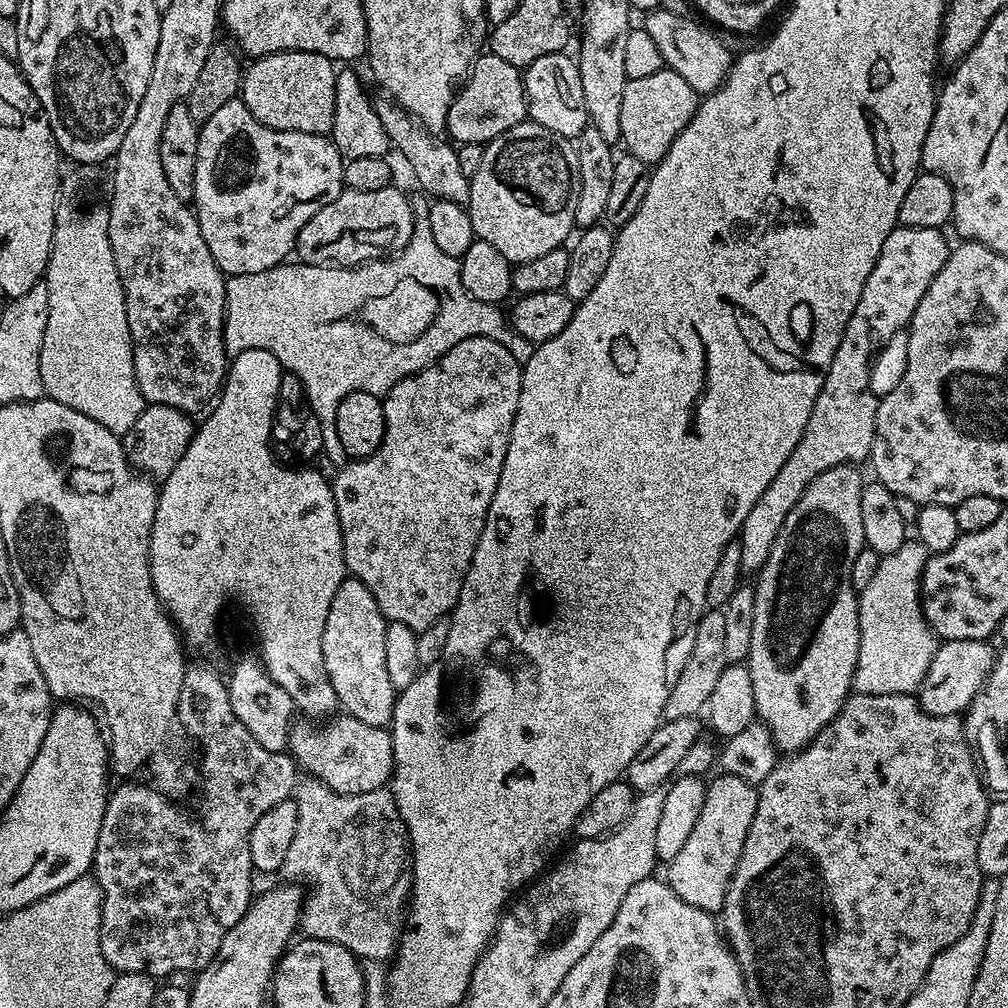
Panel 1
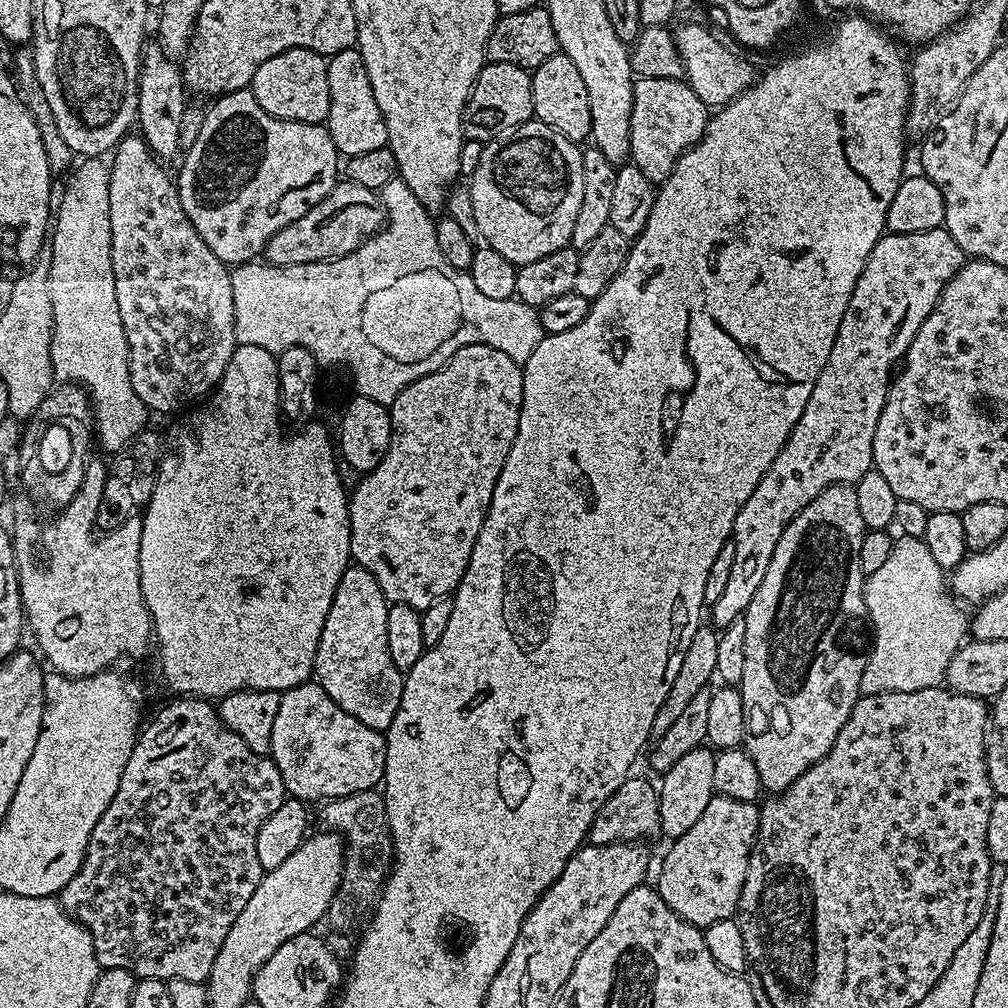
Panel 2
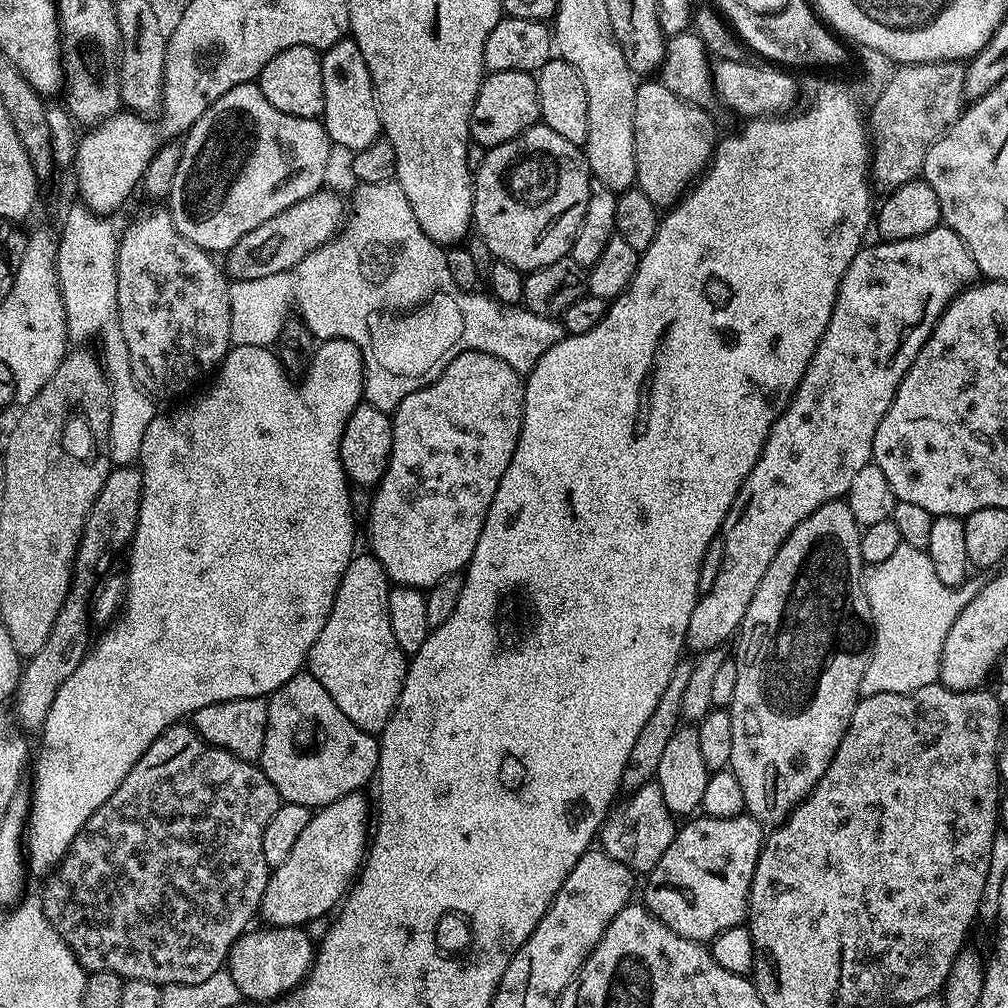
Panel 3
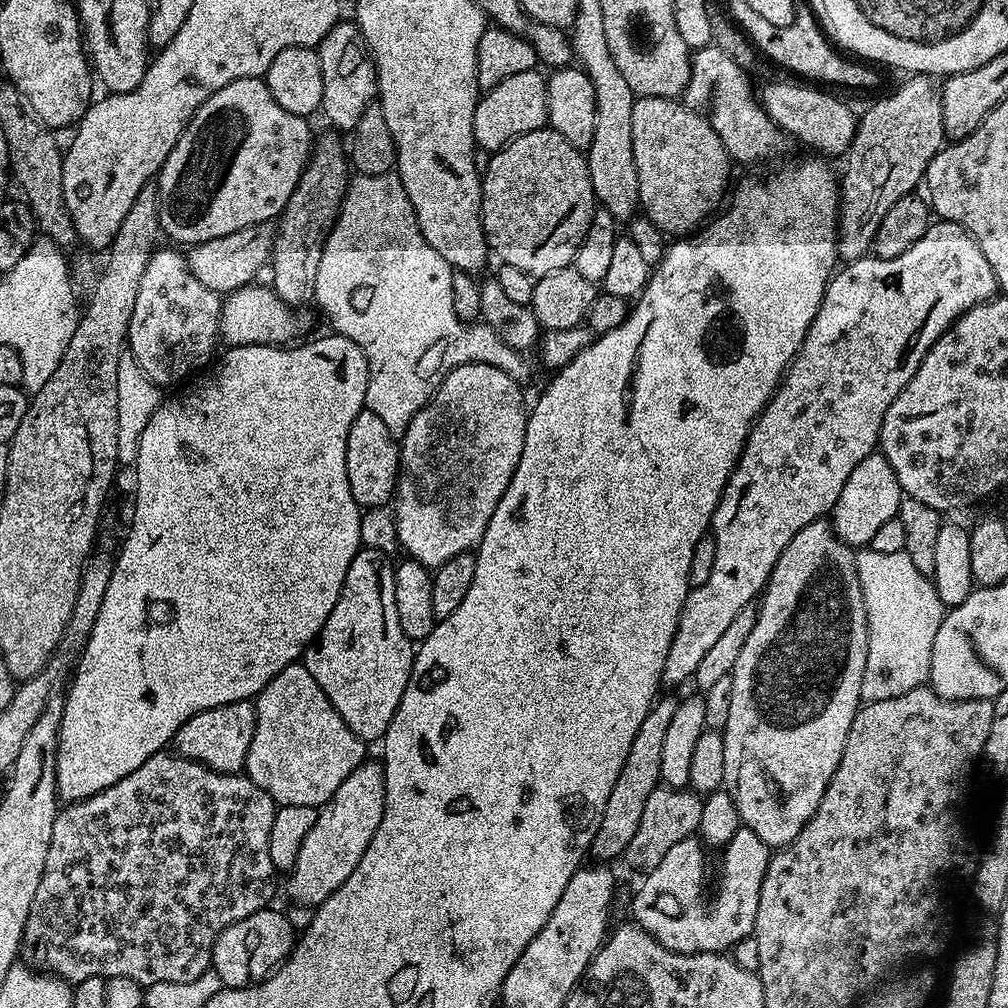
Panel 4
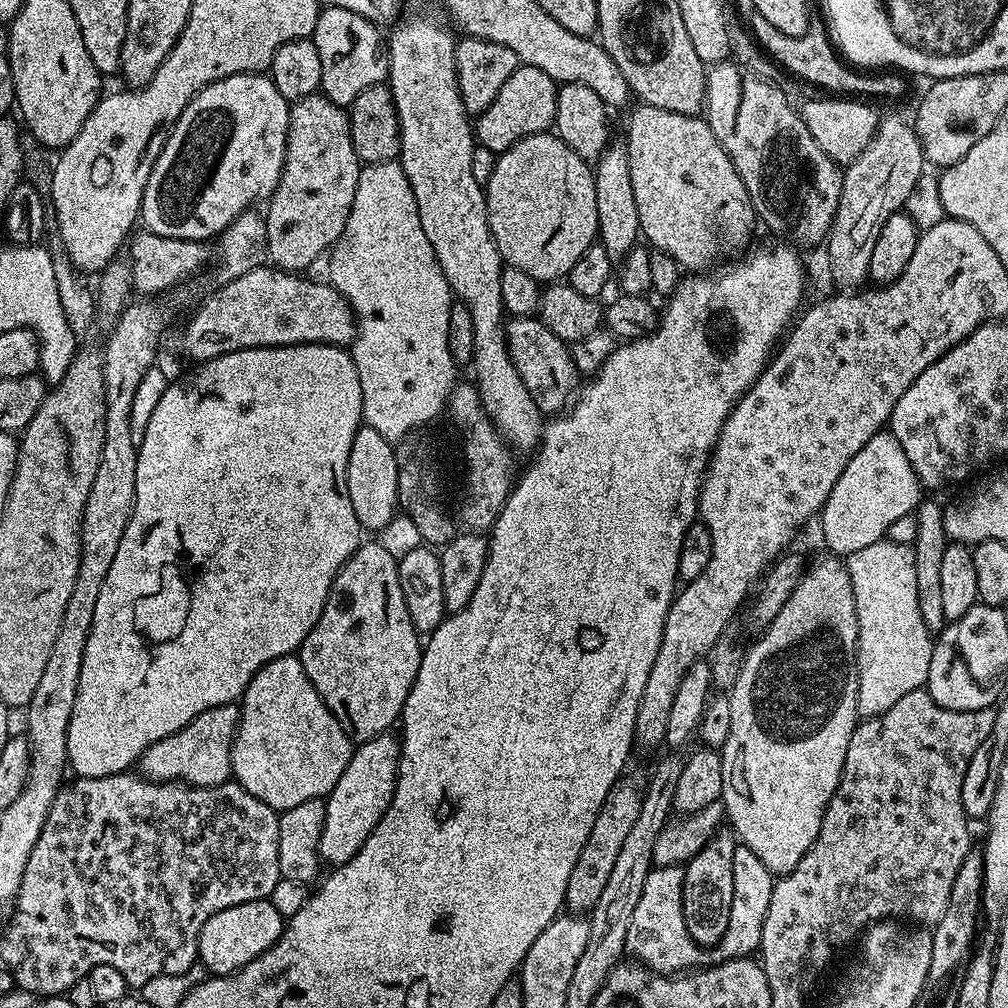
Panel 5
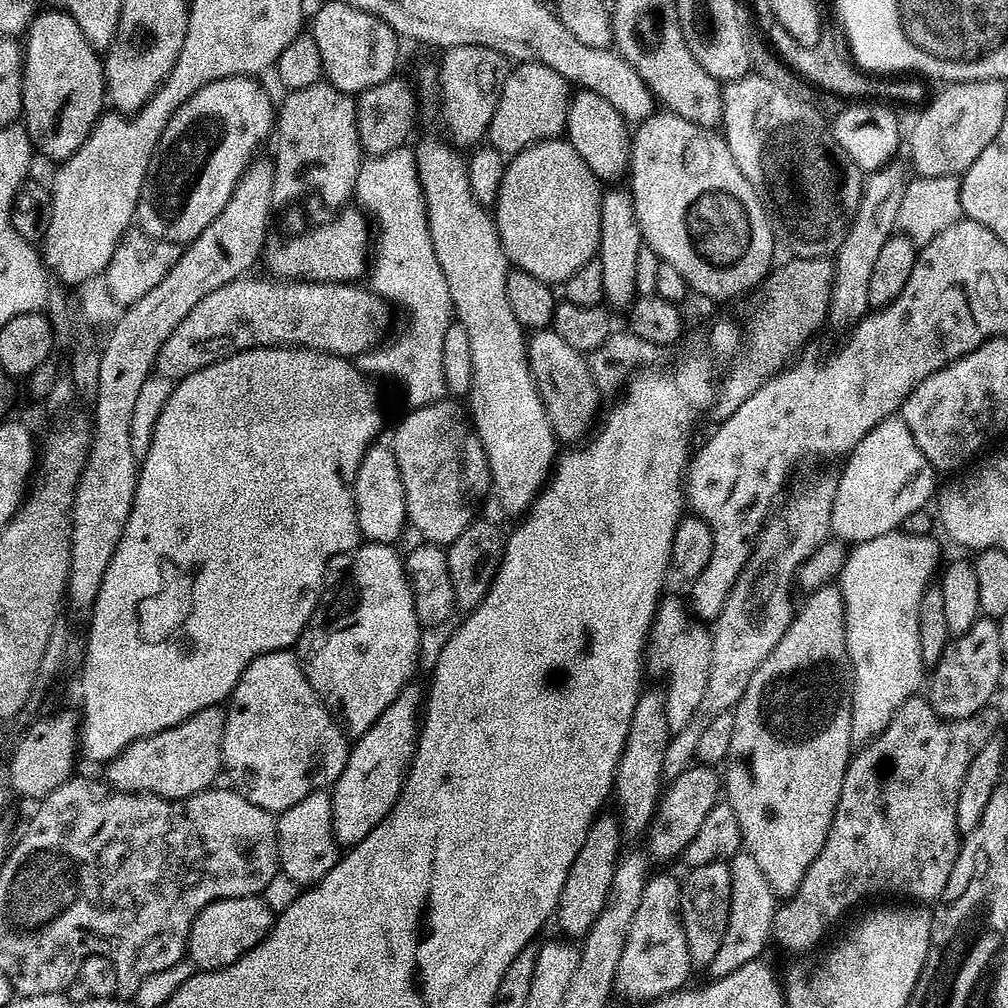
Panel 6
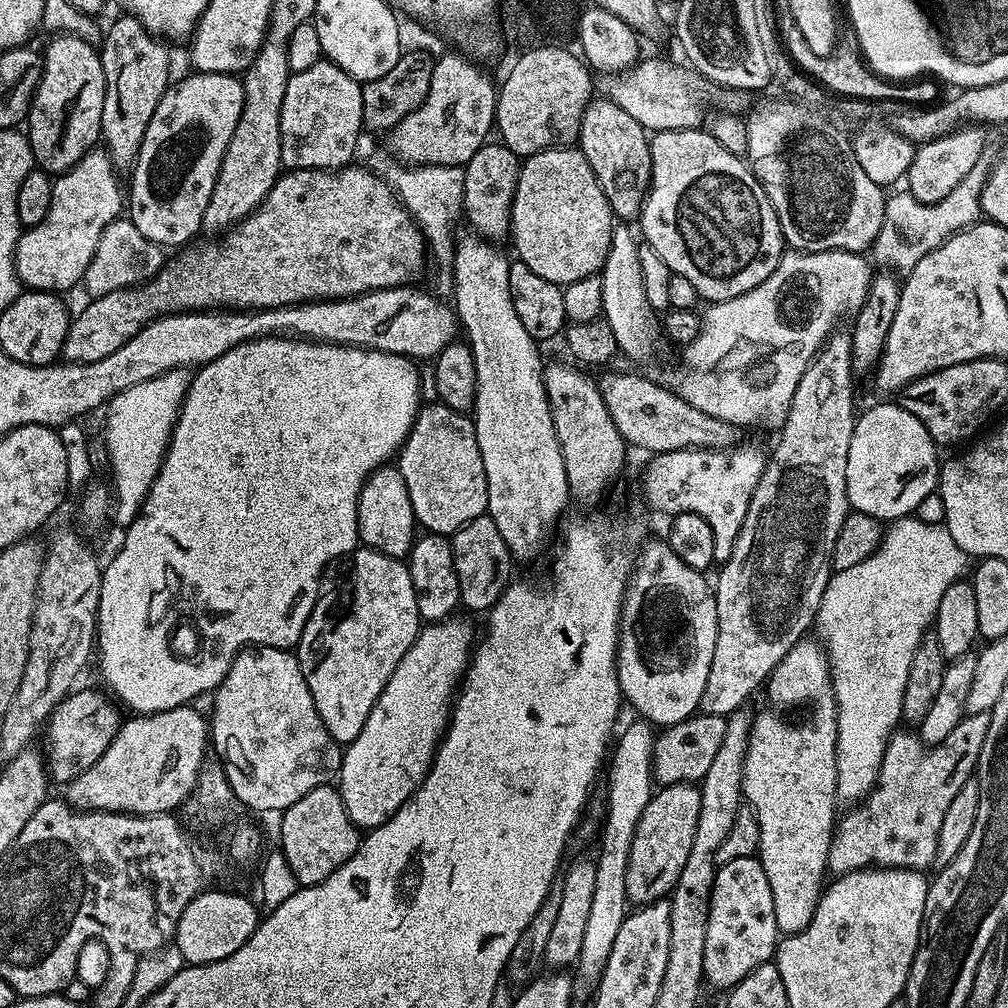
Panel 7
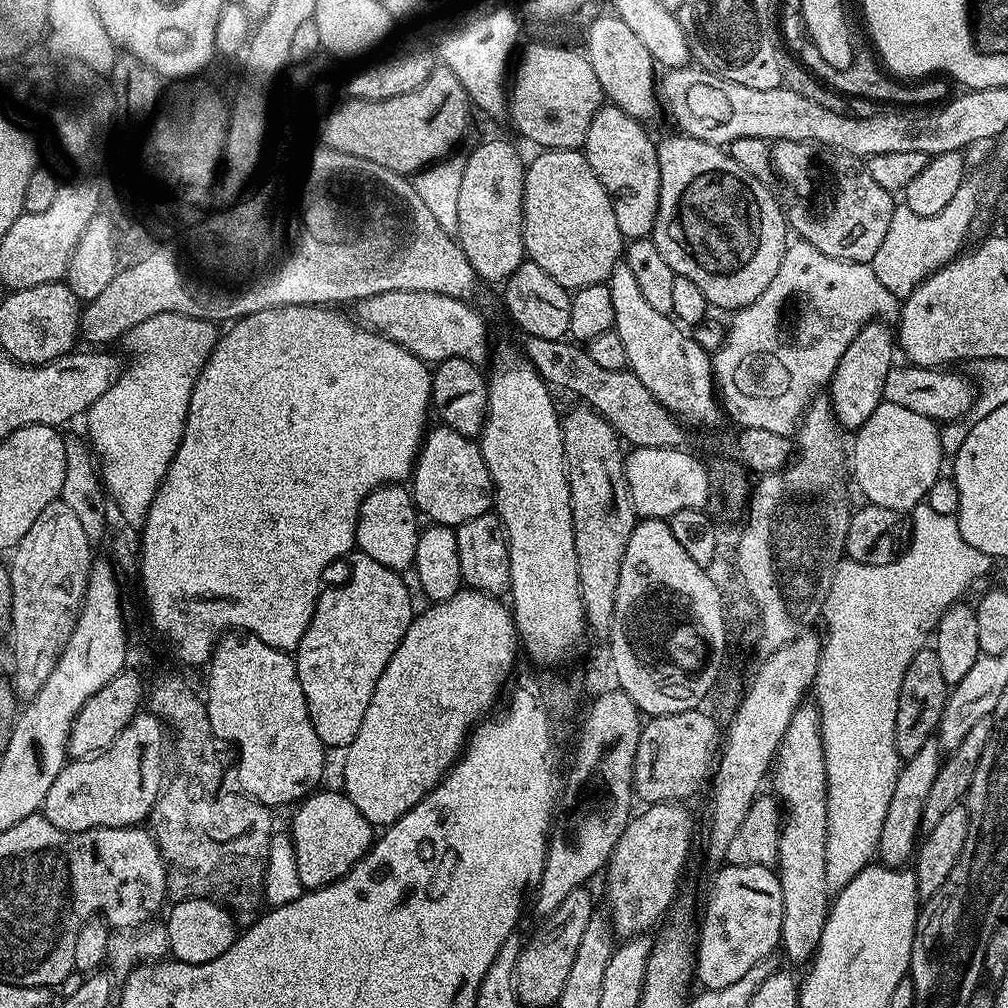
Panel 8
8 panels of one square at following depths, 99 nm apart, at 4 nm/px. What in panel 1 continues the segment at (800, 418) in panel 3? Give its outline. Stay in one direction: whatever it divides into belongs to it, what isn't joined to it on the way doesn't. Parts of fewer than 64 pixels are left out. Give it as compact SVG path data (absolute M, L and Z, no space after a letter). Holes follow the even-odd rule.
M897 226L886 242L882 242L878 262L874 262L874 270L870 270L870 278L866 278L866 286L862 286L862 298L858 298L858 306L854 306L854 314L850 314L850 322L846 322L838 350L834 350L830 370L822 382L814 410L810 410L810 422L806 422L806 430L802 430L794 454L786 458L774 482L766 486L762 498L754 502L754 510L750 510L746 522L742 522L738 537L742 546L741 573L756 574L764 567L786 514L794 510L811 480L834 466L856 466L861 463L859 460L867 461L871 457L878 403L877 393L868 389L872 384L872 359L899 332L901 335L907 329L914 310L918 310L918 302L922 302L922 294L930 290L930 282L934 282L938 270L946 266L950 243L944 234L938 228Z

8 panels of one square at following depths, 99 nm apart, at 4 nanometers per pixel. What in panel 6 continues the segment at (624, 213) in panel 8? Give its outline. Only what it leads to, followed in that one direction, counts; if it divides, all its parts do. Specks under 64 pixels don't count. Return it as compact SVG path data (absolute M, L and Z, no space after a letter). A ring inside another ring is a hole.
M577 91L568 101L568 127L566 138L582 154L582 162L601 182L620 182L629 175L632 163L632 137L629 121L624 119L606 98L598 98L593 92Z

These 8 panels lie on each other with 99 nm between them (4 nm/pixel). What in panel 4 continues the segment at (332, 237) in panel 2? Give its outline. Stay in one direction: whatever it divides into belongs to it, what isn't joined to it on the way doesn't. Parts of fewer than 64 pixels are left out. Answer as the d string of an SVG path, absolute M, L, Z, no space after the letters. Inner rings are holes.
M271 223L246 226L242 230L234 230L234 234L222 234L222 238L210 238L201 244L191 245L187 249L188 269L210 290L217 294L227 294L238 288L245 288L253 283L260 271L265 271L272 258L272 241L276 236L276 228Z

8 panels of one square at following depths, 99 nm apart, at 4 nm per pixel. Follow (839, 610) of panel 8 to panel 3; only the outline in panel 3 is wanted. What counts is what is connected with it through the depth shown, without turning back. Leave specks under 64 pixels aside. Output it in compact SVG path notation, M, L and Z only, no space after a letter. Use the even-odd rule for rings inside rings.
M903 542L886 562L867 569L864 593L872 611L872 657L862 678L861 696L906 694L937 683L946 634L966 602L978 594L981 581L969 578L957 588L946 586L934 571L927 551Z

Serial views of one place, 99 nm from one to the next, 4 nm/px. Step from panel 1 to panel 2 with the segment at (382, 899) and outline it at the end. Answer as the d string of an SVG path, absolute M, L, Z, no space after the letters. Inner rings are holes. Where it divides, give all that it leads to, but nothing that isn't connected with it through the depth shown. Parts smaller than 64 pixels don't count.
M379 791L343 796L327 801L323 808L323 827L339 832L344 839L344 869L336 897L328 907L326 920L332 923L333 929L348 930L364 911L365 915L375 905L384 883L388 881L394 863L392 831L386 818L384 797Z

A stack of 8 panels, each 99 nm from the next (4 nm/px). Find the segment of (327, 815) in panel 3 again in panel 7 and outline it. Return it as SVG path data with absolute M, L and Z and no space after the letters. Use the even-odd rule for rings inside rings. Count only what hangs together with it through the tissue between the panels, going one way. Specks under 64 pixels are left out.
M456 619L428 622L421 627L414 646L406 650L402 662L398 662L398 670L390 674L386 690L382 690L378 702L374 702L374 710L370 710L370 718L366 718L366 726L362 726L362 734L358 734L358 738L354 738L354 742L343 749L338 791L346 806L346 814L361 830L382 826L382 822L390 819L400 809L402 802L414 795L420 783L428 776L436 748L440 745L440 737L448 727L454 693L461 683L464 671L468 669L470 653L474 647L471 626L464 620Z

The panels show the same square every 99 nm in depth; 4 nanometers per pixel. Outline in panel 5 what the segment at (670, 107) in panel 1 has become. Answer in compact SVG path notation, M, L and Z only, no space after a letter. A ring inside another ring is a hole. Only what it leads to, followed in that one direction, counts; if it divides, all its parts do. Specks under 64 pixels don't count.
M640 104L637 109L628 120L626 143L630 183L634 186L634 202L638 205L640 236L648 239L647 243L655 251L665 252L681 269L692 274L703 273L705 267L716 260L731 261L731 256L758 228L758 217L738 170L726 150L722 150L718 138L714 138L707 119L658 110L649 104Z

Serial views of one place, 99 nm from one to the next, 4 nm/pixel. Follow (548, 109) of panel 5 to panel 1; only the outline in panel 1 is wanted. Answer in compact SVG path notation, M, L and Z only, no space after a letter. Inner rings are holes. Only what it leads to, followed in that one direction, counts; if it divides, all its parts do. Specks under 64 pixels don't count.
M488 50L472 61L462 87L452 100L446 132L457 145L487 145L488 141L506 134L506 130L525 123L527 115L523 71Z

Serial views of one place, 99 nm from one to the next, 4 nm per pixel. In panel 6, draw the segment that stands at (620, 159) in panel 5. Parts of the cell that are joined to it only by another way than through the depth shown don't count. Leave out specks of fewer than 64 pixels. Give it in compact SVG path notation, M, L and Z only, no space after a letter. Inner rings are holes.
M612 186L600 198L600 250L598 259L602 266L602 290L605 301L613 309L627 309L636 296L634 273L638 263L638 250L642 247L642 237L638 218L634 210L634 198L624 186Z

